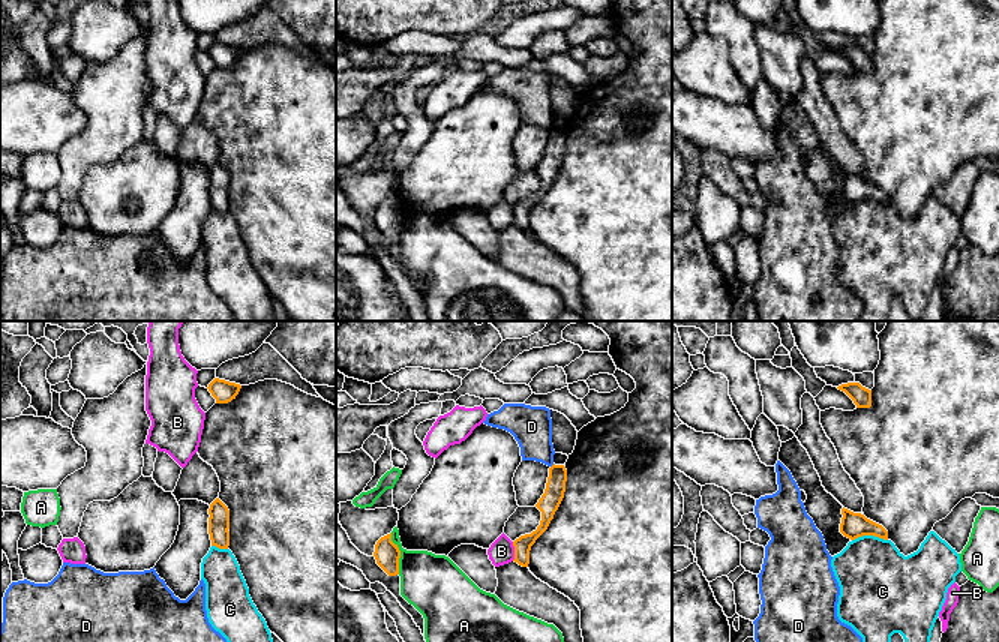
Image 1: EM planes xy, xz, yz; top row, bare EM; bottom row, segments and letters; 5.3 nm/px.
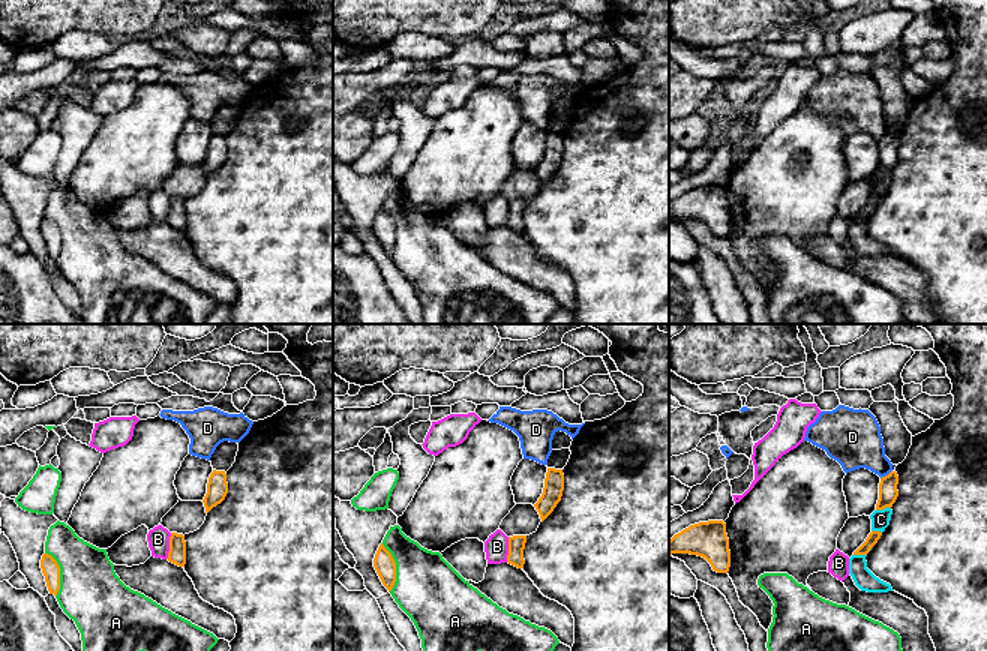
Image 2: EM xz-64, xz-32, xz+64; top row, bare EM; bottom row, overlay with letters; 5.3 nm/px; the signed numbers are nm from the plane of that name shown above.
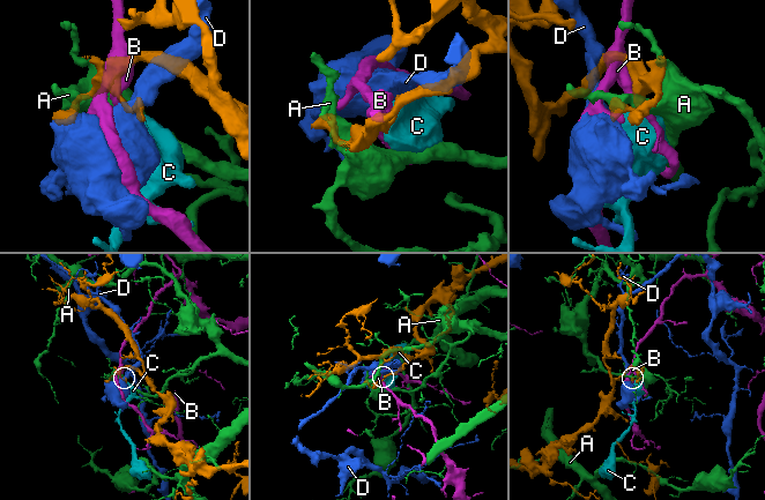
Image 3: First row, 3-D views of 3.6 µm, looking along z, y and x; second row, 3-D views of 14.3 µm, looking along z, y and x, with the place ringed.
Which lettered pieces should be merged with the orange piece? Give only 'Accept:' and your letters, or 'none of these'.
Accept: none of these

